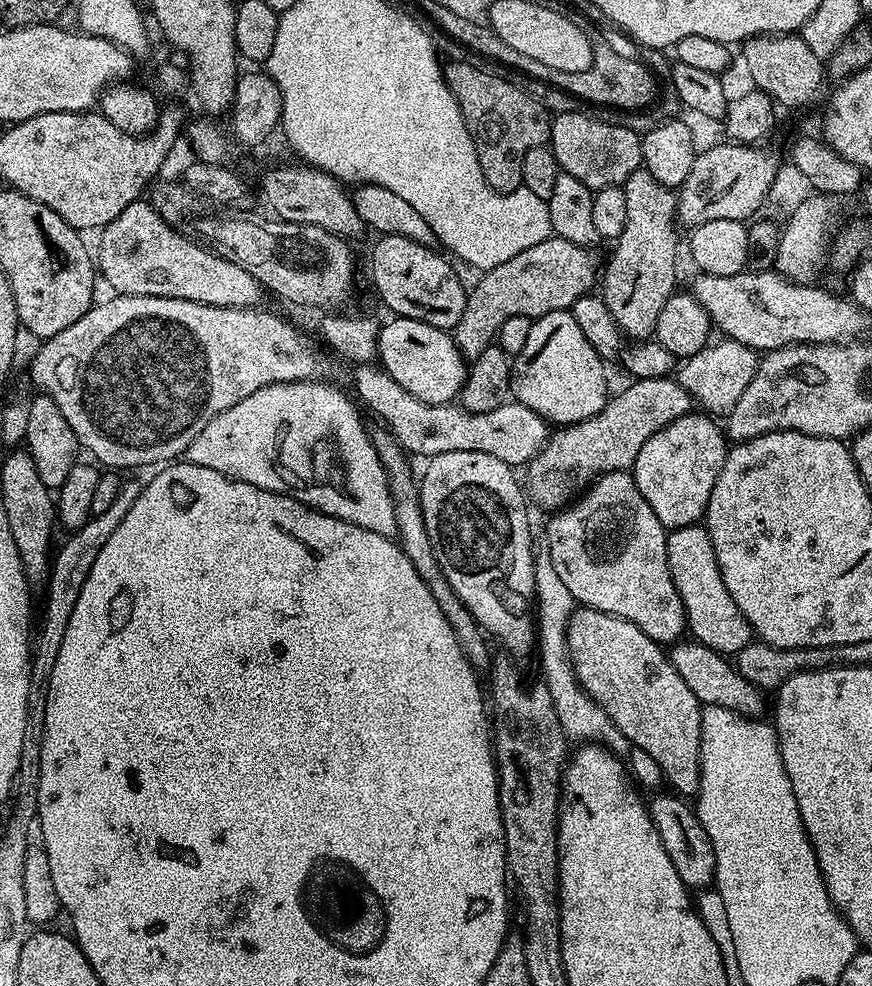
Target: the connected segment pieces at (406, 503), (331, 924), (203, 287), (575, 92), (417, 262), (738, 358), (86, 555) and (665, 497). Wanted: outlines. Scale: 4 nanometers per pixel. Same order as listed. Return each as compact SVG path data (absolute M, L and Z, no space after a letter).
M387 430L379 431L371 433L372 445L378 454L378 458L383 462L384 469L388 471L388 485L392 488L396 522L400 531L398 536L399 546L406 554L406 558L410 558L414 570L418 570L422 582L426 582L430 594L434 594L434 602L438 602L438 610L442 610L442 614L446 614L446 622L450 622L466 658L472 663L472 667L477 670L487 669L490 664L490 655L488 656L489 641L486 639L486 633L476 623L475 618L470 614L470 610L466 610L466 606L458 598L458 594L454 594L450 582L442 574L442 570L434 558L434 550L430 546L430 534L426 534L426 522L420 505L418 480L415 475L412 477L412 468L408 465L408 460L410 461L409 453L404 451L403 446L393 438L391 432Z
M316 856L308 864L304 884L300 884L300 912L328 948L336 948L340 956L352 956L352 960L368 960L372 952L380 952L388 940L388 924L392 924L388 900L372 888L372 880L356 864L340 860L340 856Z
M147 199L135 200L114 222L110 222L99 233L100 256L98 252L98 272L113 289L122 296L161 296L162 298L182 298L186 302L198 302L206 306L223 308L256 308L259 300L266 296L265 289L242 266L222 258L203 243L195 244L187 240L173 225L167 224L154 210Z
M599 27L587 29L588 37L592 43L592 64L581 72L567 72L566 70L553 70L548 72L548 84L567 94L569 97L577 96L580 100L589 100L592 104L605 104L608 108L619 110L644 110L649 107L648 95L652 92L653 77L647 65L641 63L634 55L623 56L618 49L612 48L613 41L606 37Z
M380 236L377 241L372 248L372 284L381 302L397 317L426 322L435 328L455 329L468 301L468 292L466 284L464 288L452 269L453 261L435 247L419 244L410 238Z
M720 338L720 341L709 343L698 354L687 357L679 365L678 379L688 393L692 395L693 401L700 404L705 413L716 418L726 418L734 406L738 406L738 398L750 386L750 378L754 378L756 365L758 363L758 352L755 348L747 348L742 342Z
M125 481L118 492L117 498L110 504L105 513L90 516L87 523L75 529L71 536L60 549L57 549L53 557L49 574L46 578L48 592L44 606L44 618L38 634L38 642L34 644L31 659L30 684L46 684L50 686L50 677L57 662L58 650L61 649L62 640L66 634L66 628L70 622L70 616L74 612L74 605L78 602L78 595L85 586L86 578L92 571L94 558L99 556L101 550L107 547L110 534L116 532L118 523L122 518L131 515L134 502L139 499L141 485L139 483Z
M689 414L670 422L658 434L647 440L646 446L638 450L638 458L632 463L631 473L636 480L642 498L658 514L665 530L690 526L703 521L708 511L710 494L730 444L726 432L708 414Z

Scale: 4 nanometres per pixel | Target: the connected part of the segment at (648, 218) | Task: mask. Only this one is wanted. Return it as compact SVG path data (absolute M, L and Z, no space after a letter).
M640 167L626 178L622 187L626 194L626 227L613 245L605 272L603 269L600 295L612 320L629 341L647 341L655 331L662 306L675 293L678 250L667 220L654 218L656 195L662 192L660 183Z

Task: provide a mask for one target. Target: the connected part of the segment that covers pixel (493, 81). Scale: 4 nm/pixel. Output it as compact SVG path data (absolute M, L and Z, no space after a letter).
M467 62L449 63L444 68L444 80L462 110L462 118L470 130L486 182L495 192L516 192L524 183L522 158L526 158L526 150L548 144L548 109L518 86L498 78L491 71L478 70L478 66Z

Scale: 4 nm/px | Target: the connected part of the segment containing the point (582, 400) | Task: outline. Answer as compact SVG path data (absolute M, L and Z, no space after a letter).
M571 311L533 319L526 346L511 361L515 403L526 406L556 426L577 424L603 410L610 399L605 361L590 346Z

